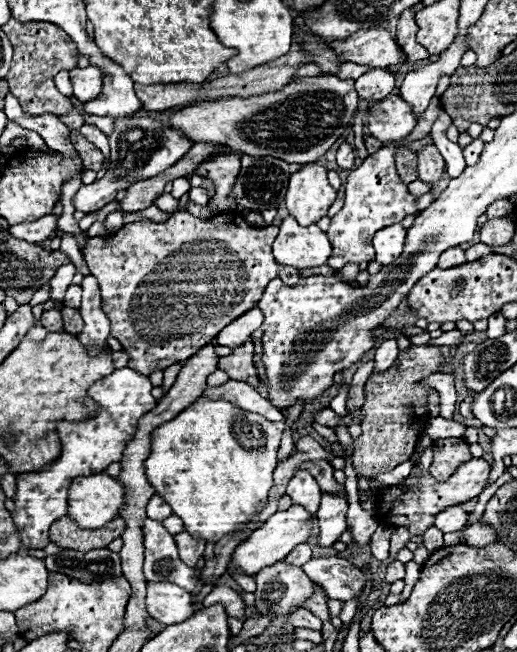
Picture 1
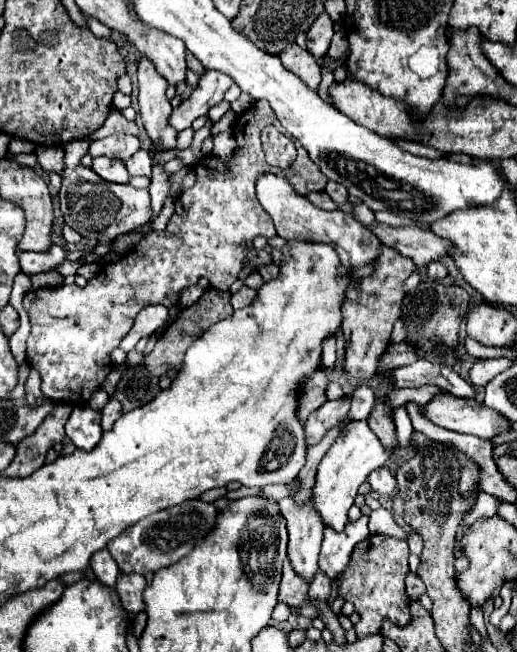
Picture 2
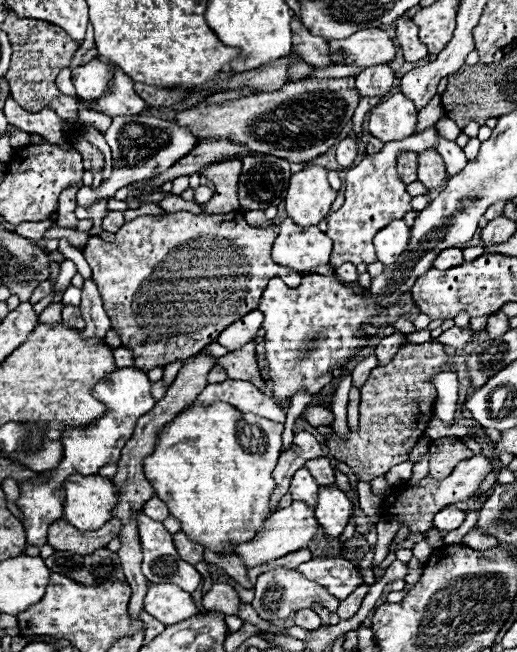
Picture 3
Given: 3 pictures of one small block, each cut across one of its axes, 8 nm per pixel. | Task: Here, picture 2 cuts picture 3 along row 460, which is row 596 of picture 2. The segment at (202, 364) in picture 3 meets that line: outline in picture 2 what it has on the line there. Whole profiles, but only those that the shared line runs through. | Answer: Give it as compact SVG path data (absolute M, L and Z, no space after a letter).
M120 574L118 576L116 592L118 592L118 598L122 602L122 608L126 612L138 614L138 612L144 610L144 598L142 598L144 588L146 588L146 580L140 574L130 574L130 576Z

